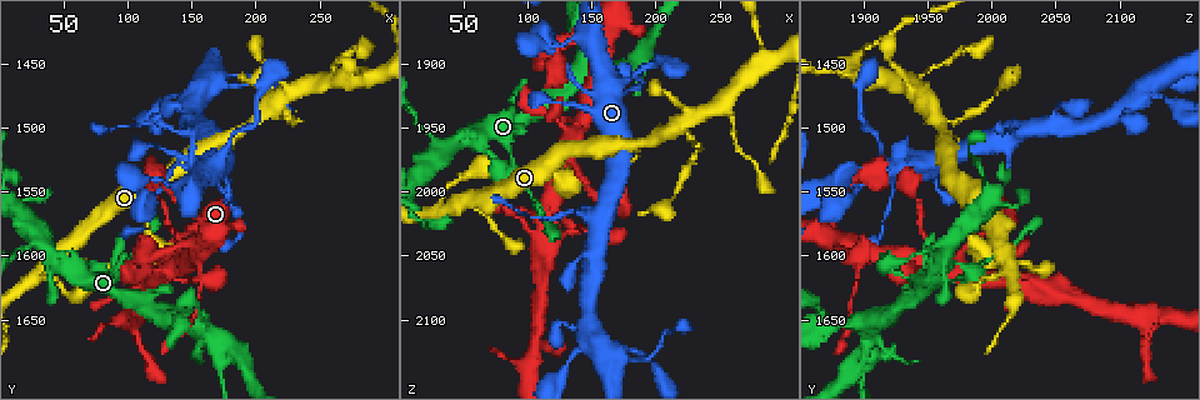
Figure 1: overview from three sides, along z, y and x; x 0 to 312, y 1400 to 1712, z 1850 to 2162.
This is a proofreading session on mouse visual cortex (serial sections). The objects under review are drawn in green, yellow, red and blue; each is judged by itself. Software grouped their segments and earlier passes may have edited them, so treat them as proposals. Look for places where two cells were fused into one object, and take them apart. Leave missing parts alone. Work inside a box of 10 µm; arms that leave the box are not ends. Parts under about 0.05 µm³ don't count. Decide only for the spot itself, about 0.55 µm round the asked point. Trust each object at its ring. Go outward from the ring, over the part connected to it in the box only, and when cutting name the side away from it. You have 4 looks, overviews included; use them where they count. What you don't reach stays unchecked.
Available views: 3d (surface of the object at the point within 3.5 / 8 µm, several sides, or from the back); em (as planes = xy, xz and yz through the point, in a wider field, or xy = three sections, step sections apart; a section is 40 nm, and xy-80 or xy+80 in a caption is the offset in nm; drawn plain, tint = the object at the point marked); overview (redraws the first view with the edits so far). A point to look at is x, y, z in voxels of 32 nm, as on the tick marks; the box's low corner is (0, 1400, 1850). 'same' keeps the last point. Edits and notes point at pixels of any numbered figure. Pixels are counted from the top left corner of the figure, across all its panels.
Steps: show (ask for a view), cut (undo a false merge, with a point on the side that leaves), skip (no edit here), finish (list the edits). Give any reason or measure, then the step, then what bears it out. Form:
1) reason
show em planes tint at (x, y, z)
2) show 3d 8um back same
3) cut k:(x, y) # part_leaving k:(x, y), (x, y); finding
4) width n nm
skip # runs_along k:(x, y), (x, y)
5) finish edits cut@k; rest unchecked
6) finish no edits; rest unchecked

small branch off a trunk
show em xy step 3 tint at (30, 1592, 1968)

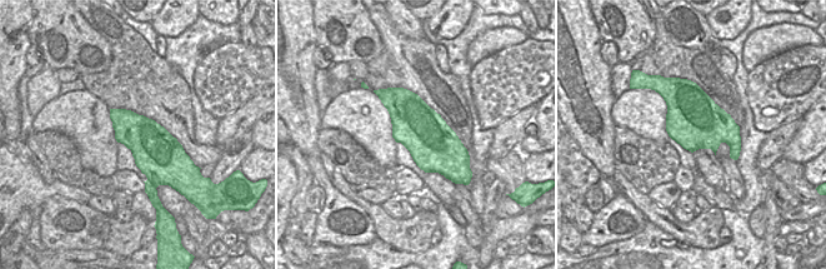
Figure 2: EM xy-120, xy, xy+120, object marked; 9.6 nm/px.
wider look
show 3d 3.5um same

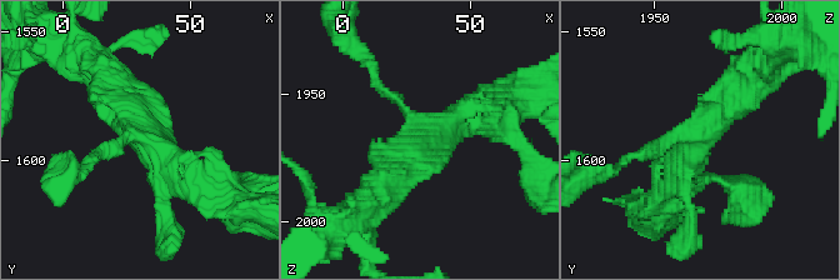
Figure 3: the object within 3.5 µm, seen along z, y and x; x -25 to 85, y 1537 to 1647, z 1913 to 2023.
arms 3; arm_widths 150, 300, 350 nm
skip # runs_along 3:(206, 184), (134, 126), (103, 73); continuous, no second cell

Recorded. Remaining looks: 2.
thin arm on a thick one
show 3d 3.5um at (156, 1612, 1896)

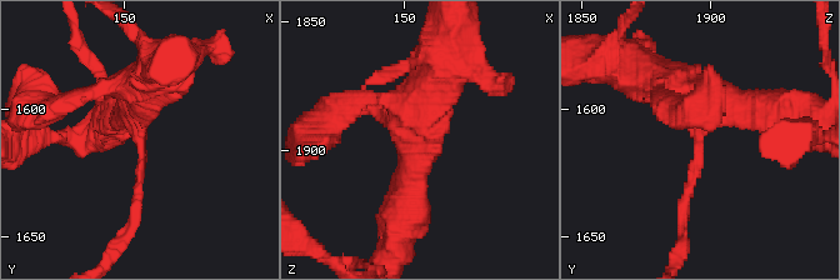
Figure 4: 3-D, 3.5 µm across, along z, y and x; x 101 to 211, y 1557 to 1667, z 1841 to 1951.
skip # all the same cell

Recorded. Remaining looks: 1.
finish no edits; rest unchecked

